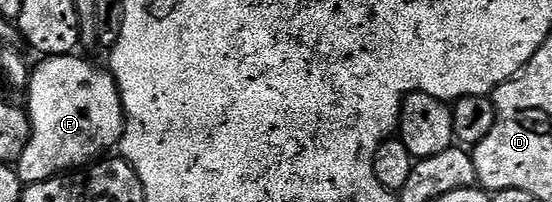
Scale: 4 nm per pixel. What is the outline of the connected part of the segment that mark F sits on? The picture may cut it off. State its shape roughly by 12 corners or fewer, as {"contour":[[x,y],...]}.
{"contour":[[79,55],[30,70],[24,186],[123,140],[123,100]]}

